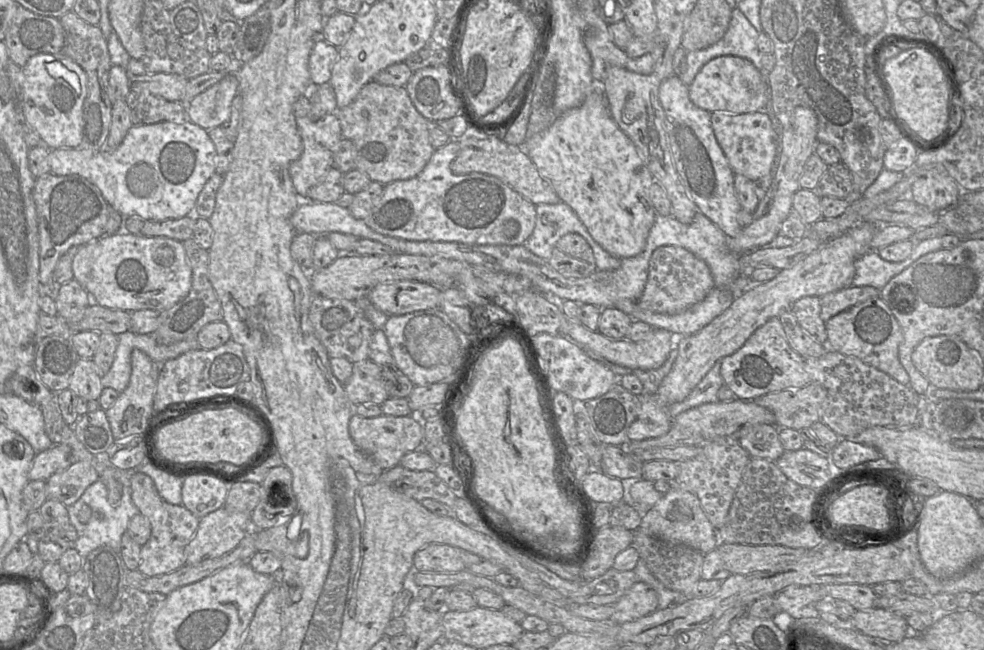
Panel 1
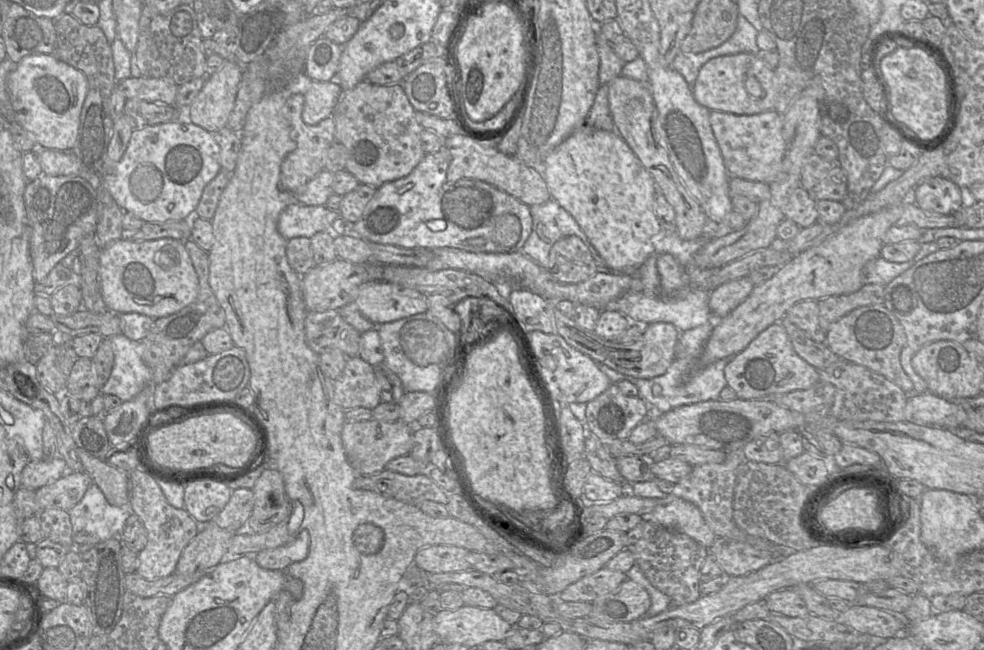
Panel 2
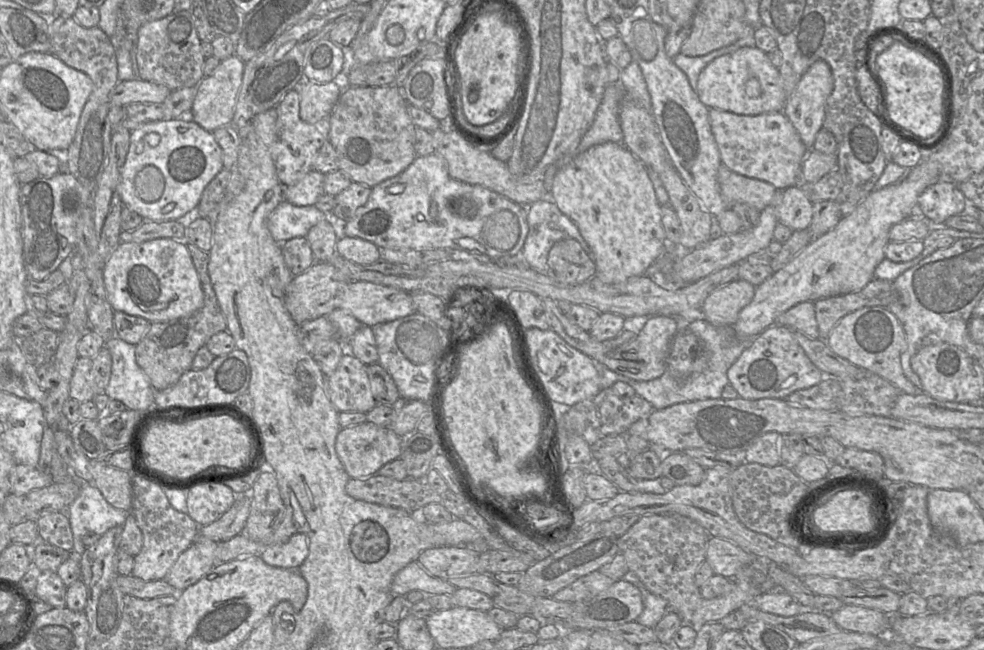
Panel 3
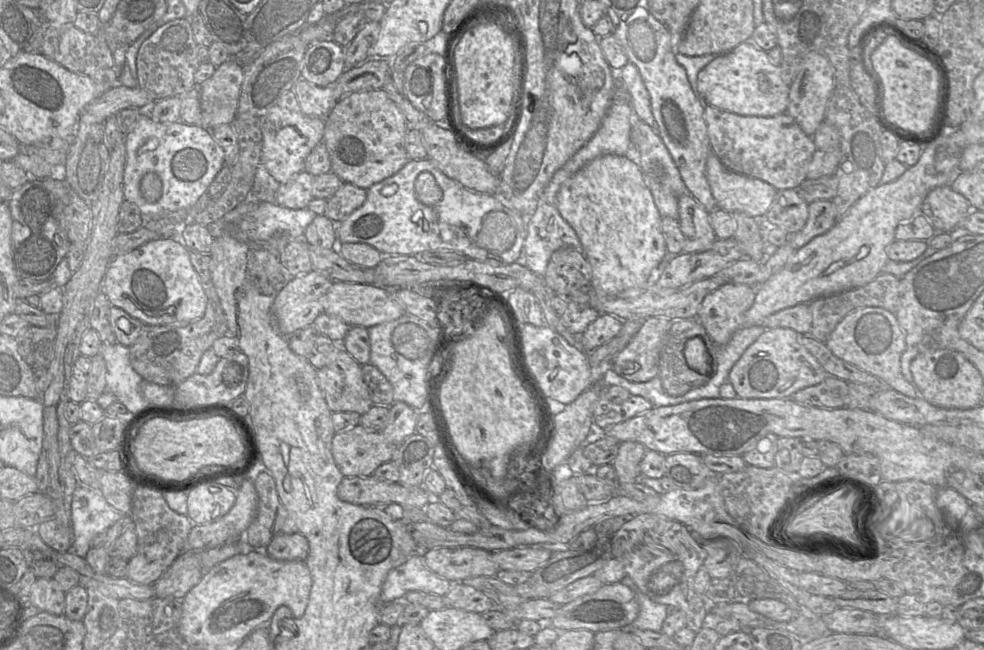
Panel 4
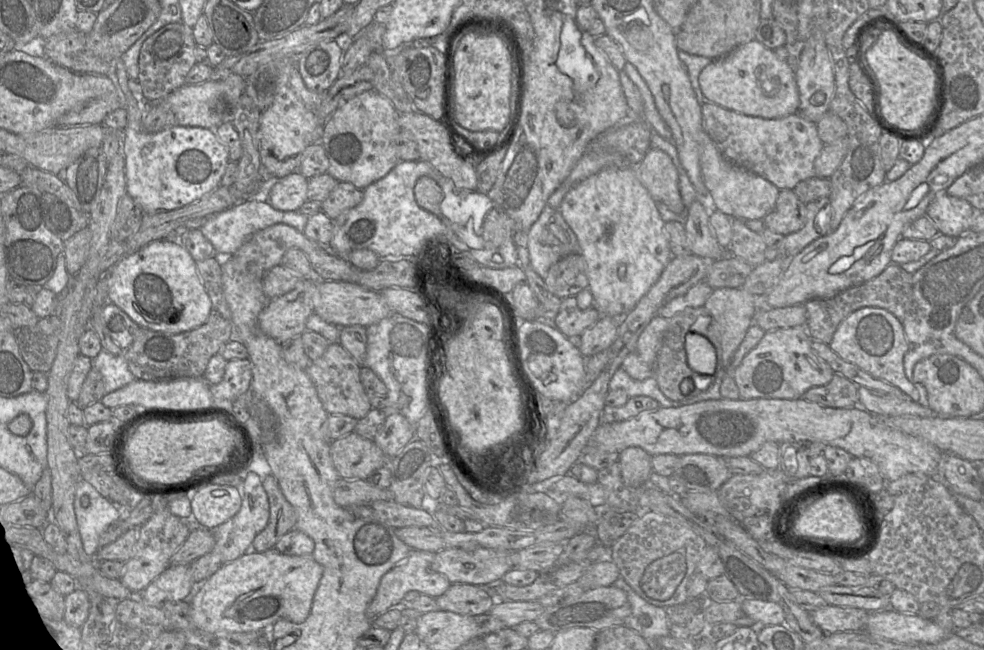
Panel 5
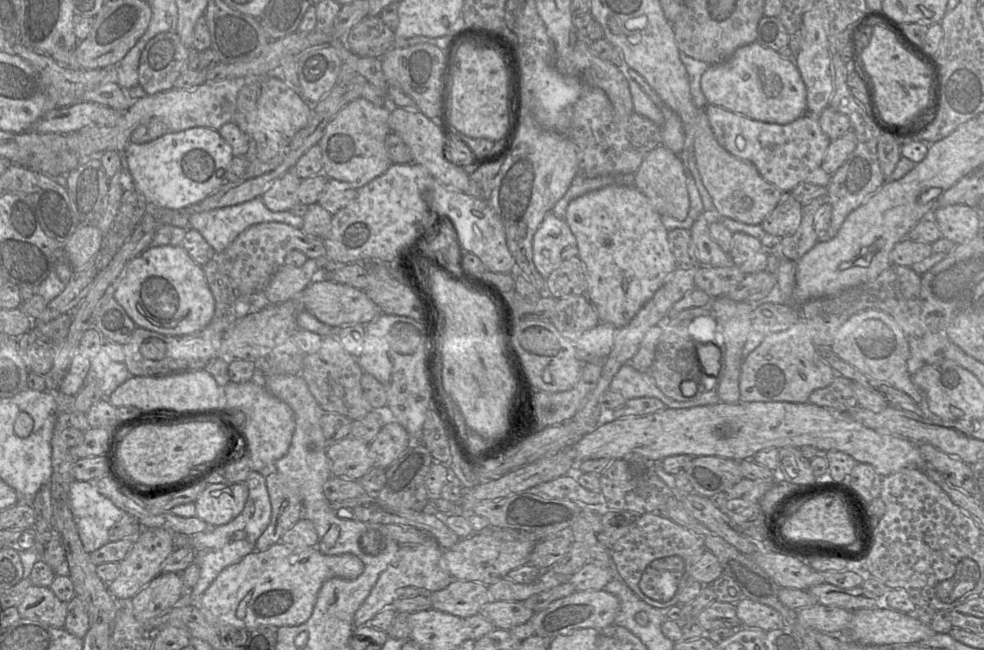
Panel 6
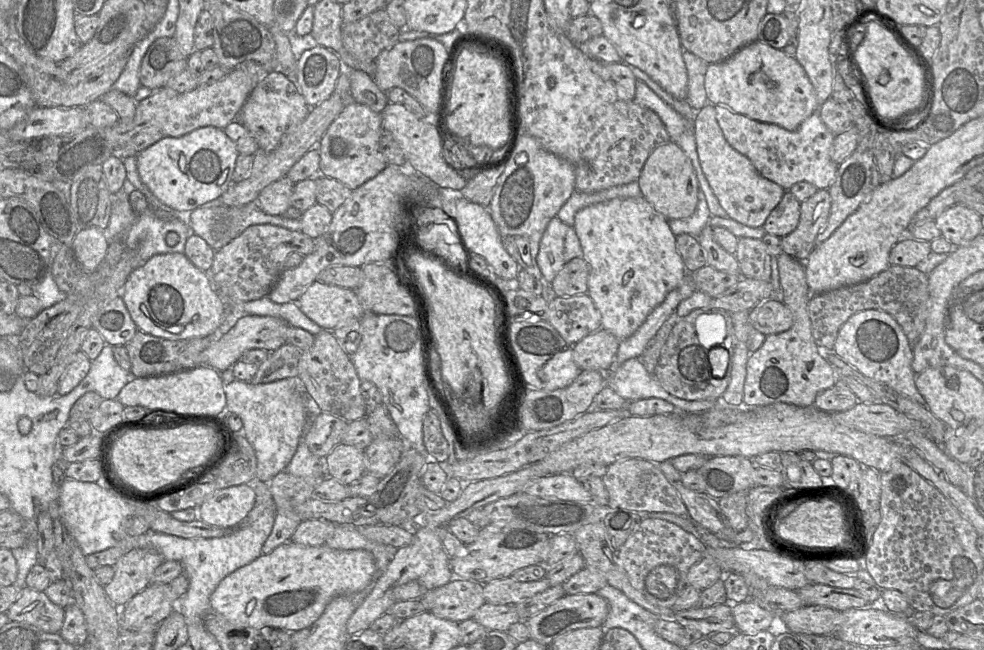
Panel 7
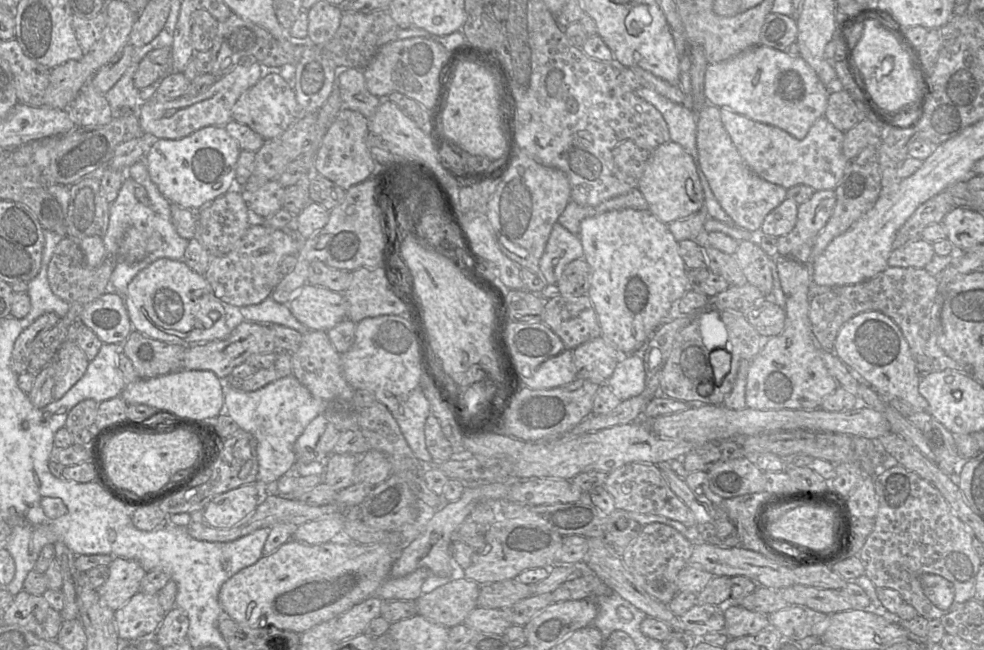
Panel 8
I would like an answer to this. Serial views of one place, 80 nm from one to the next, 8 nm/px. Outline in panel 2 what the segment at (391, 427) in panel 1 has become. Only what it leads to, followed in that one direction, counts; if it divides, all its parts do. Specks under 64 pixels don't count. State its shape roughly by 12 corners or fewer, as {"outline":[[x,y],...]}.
{"outline":[[401,420],[346,421],[341,438],[357,475],[410,453]]}

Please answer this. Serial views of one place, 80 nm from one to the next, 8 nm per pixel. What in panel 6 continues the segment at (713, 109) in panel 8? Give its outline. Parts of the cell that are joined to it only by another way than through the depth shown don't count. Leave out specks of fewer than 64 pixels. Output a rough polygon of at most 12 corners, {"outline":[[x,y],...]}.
{"outline":[[703,109],[693,155],[716,215],[761,225],[782,191],[718,143]]}

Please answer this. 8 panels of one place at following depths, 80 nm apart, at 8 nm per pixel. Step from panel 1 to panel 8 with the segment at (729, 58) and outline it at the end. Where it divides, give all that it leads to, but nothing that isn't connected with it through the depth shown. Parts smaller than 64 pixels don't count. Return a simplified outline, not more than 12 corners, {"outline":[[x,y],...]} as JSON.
{"outline":[[762,44],[708,64],[706,103],[796,139],[829,91]]}

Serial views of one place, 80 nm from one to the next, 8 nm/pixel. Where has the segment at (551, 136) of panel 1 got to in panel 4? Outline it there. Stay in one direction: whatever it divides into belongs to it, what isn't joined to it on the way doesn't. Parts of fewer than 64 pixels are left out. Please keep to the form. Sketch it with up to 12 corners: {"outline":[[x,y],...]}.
{"outline":[[606,154],[562,184],[556,207],[590,285],[654,283],[662,217],[634,160]]}

